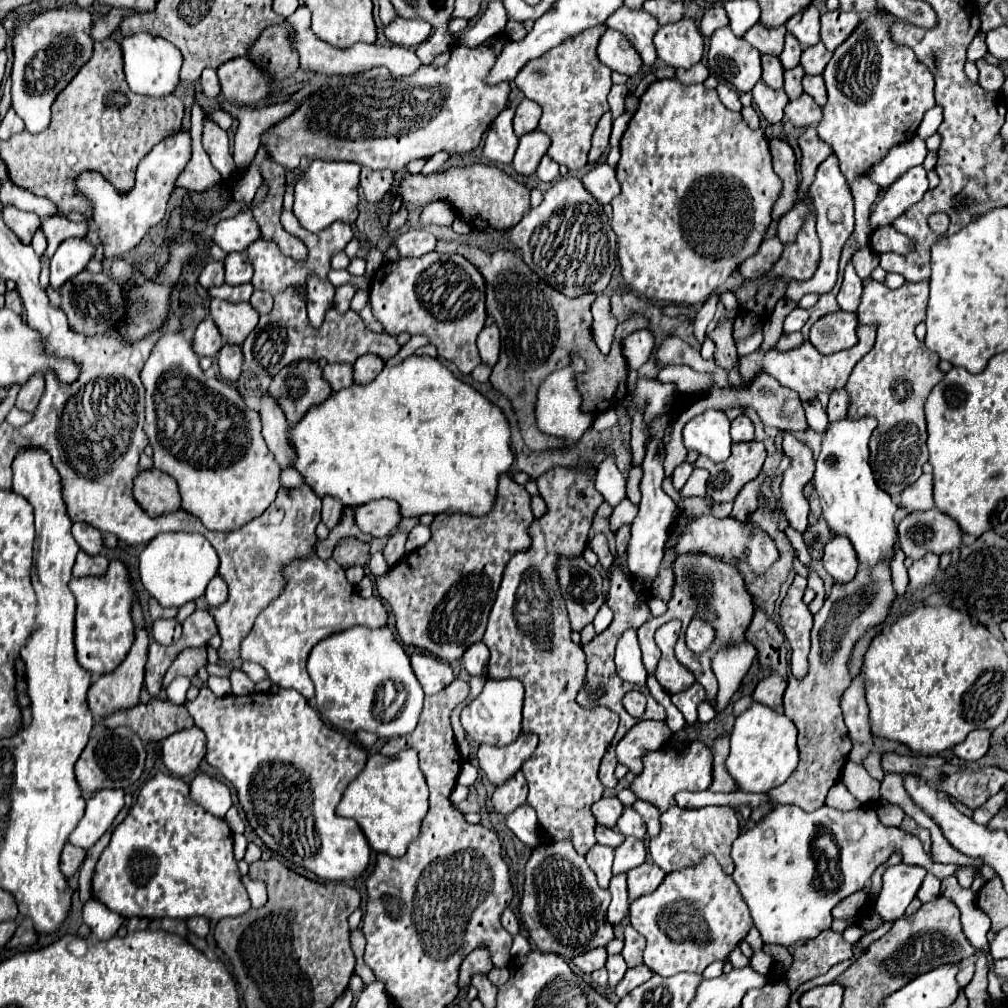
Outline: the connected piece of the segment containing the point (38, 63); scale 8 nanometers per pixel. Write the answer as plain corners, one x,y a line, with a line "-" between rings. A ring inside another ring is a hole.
53,9
39,13
31,21
23,21
15,35
13,35
13,49
15,49
15,63
13,63
13,109
25,121
27,131
39,133
49,125
51,119
51,103
55,101
57,93
65,89
65,85
77,75
77,71
91,59
93,55
93,19
91,13
85,9

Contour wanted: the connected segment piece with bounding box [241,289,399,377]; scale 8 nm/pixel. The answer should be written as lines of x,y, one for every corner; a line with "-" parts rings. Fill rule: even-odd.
293,289
279,293
275,297
275,305
273,305
271,313
259,317
257,327
249,333
249,337
241,345
243,355
245,355
245,367
253,375
273,377
283,367
287,367
291,363
299,363
299,361
315,363
319,359
327,359
329,363
339,361
339,363
353,365
355,353
357,353
357,359
361,355
377,355
383,361
387,361
389,357
397,355
397,351
399,351
399,345
393,335
371,331
365,325
365,321
361,319
361,315
353,309
349,309
345,315
339,315
335,309
329,309
325,323
319,329
313,329
307,321
309,319
307,319
307,309
305,309
303,299

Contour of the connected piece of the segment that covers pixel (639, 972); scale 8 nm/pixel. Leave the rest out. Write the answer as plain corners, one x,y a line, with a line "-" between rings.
645,965
629,969
629,971
627,971
627,975
621,979
621,983
619,983
619,985
617,985
617,989
615,989
617,997
619,997
619,999
623,999
629,991
633,991
635,987
643,985
645,981
649,981
649,979
651,979
651,975
653,975
653,973
651,973
651,971
649,971
649,967
645,967

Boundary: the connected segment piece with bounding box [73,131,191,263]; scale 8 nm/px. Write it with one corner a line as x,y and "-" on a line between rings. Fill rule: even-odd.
181,131
155,145
145,155
145,159
141,159
137,167
135,185
131,191
117,191
117,187
113,187
113,183
107,183
107,179
103,179
99,171
81,171
81,175
73,179
75,191
81,193
85,201
89,201
89,209
83,215
83,223
87,225
85,239
95,247
93,253
95,261
103,263
107,259
115,259
131,251
135,245
139,245
143,235
165,217
167,201
189,157
191,157
191,137

